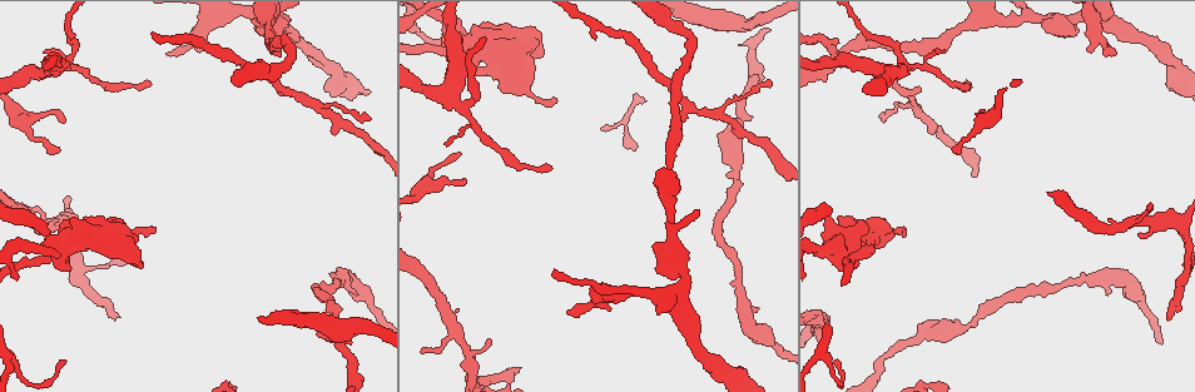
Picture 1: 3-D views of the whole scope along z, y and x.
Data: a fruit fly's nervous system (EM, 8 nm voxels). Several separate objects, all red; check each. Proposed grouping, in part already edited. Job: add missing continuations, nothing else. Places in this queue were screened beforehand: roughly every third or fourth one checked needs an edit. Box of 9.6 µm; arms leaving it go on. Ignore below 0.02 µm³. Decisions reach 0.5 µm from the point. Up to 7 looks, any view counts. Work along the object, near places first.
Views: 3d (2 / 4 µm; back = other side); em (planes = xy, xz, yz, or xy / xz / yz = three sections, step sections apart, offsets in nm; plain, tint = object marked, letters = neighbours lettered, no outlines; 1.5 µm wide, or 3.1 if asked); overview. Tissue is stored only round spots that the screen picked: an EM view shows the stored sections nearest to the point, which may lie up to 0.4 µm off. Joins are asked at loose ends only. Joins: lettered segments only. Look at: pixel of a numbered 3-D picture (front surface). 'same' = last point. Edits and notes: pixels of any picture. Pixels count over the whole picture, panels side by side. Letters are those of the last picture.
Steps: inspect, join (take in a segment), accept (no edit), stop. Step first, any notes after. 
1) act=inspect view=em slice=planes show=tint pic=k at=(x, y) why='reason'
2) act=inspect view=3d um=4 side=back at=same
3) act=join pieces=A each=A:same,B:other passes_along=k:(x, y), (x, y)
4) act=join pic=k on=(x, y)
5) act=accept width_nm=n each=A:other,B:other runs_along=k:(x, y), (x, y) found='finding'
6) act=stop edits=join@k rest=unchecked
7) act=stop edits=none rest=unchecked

act=inspect view=em slice=xy step=4 show=tint pic=1 at=(458, 154)

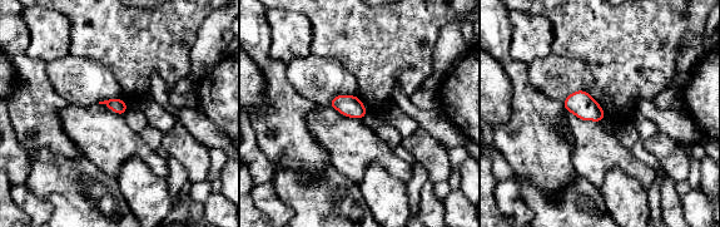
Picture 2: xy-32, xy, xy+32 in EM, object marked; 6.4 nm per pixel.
act=inspect view=em slice=planes show=letters at=same why='another direction'

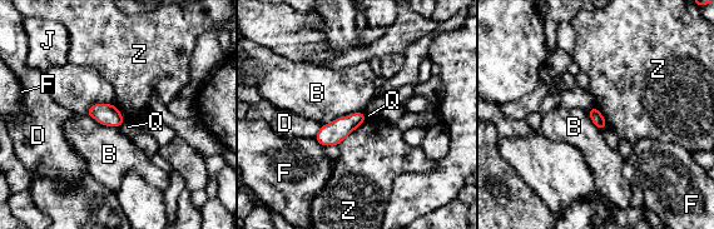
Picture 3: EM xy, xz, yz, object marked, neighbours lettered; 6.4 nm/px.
act=accept longest_contact=B:280nm each=B:other,D:other,F:other,J:other,Q:other,Z:other border=3:(365, 118), (337, 144) found='no lettered segment goes on from it'

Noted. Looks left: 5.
act=inspect view=em slice=yz step=4 show=letters pic=1 at=(966, 82) why='thin end'

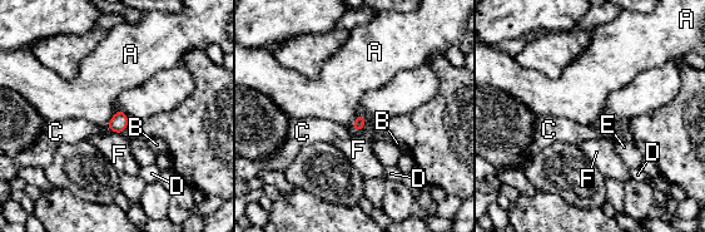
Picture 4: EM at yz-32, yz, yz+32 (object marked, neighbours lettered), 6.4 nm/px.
act=accept each=A:other,B:other,C:other,D:other,E:other,F:other border=4:(118, 109), (107, 126) found='no lettered segment goes on from it'

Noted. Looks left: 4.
act=inspect view=em slice=planes show=letters pic=1 at=(556, 99) why='free end'

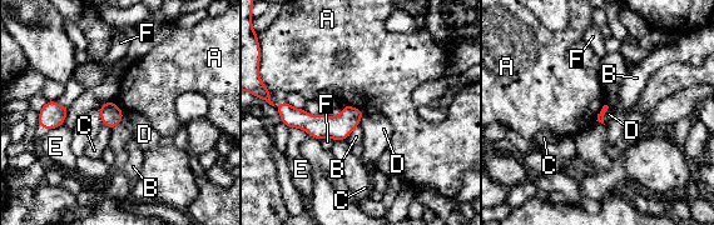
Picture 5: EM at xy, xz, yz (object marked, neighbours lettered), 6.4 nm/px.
act=accept each=A:other,B:other,C:other,D:other,E:other,F:other runs_along=5:(286, 108), (311, 124), (358, 114) found='none of them fits'

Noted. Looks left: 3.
act=stop edits=none rest=unchecked

